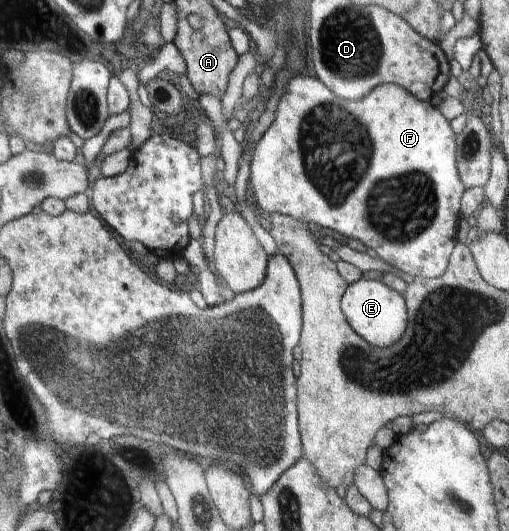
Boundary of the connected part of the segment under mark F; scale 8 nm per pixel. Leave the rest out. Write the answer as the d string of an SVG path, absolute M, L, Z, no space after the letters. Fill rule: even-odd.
M302 74L293 77L286 85L286 89L287 91L283 94L276 111L276 120L256 144L253 156L251 184L257 208L261 209L263 215L267 217L280 213L306 221L308 224L314 222L324 228L332 228L346 237L356 238L366 246L373 248L386 262L415 276L415 278L435 279L444 276L448 272L451 258L457 248L457 236L463 219L462 198L468 189L459 166L459 134L454 132L450 120L436 106L432 106L430 101L423 101L406 87L394 83L380 85L370 96L357 101L337 95L315 74Z

